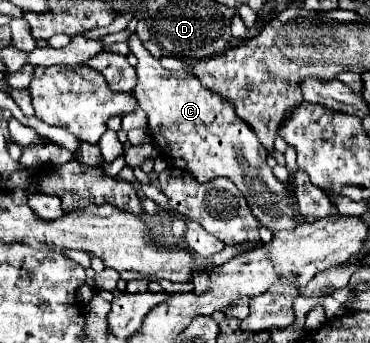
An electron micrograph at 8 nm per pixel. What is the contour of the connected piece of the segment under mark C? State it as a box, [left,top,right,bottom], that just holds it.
[128,35,304,233]

